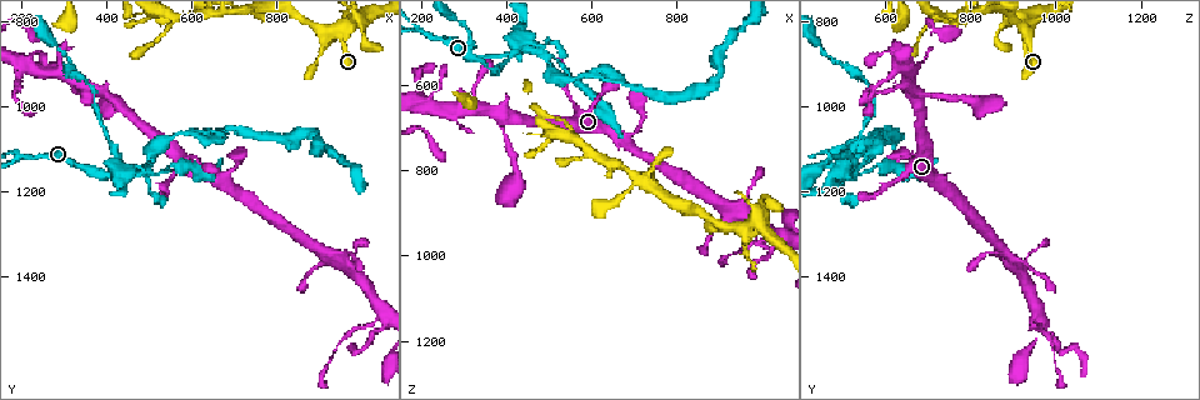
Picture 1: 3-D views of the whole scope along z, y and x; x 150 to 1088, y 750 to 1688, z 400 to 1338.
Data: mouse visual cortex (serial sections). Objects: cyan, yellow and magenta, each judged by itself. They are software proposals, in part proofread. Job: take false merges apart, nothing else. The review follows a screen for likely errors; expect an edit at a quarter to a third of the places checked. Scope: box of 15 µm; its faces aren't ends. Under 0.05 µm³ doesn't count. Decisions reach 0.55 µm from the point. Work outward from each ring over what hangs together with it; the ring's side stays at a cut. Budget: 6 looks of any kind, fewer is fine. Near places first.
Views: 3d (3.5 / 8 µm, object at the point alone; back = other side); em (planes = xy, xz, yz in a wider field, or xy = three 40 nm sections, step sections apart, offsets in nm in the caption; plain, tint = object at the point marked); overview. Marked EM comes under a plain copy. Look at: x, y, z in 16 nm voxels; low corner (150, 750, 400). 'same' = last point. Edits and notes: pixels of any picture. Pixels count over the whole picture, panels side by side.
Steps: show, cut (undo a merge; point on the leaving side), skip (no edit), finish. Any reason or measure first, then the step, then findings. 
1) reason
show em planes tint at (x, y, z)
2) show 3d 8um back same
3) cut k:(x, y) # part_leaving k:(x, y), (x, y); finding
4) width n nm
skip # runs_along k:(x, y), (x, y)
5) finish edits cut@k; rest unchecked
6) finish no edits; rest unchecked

four or more arms meet
show 3d 3.5um at (945, 825, 935)

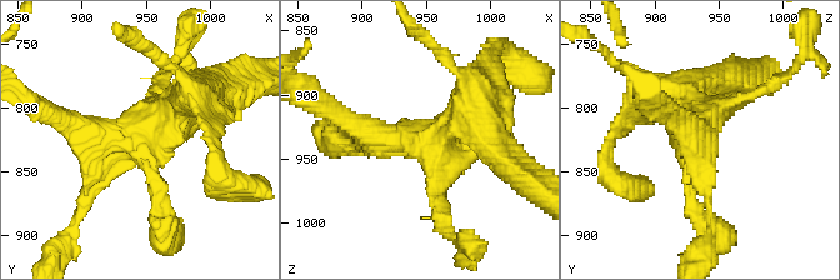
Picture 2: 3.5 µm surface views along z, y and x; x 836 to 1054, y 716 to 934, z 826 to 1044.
need the tissue
show em xy step 2 tint at (942, 830, 936)

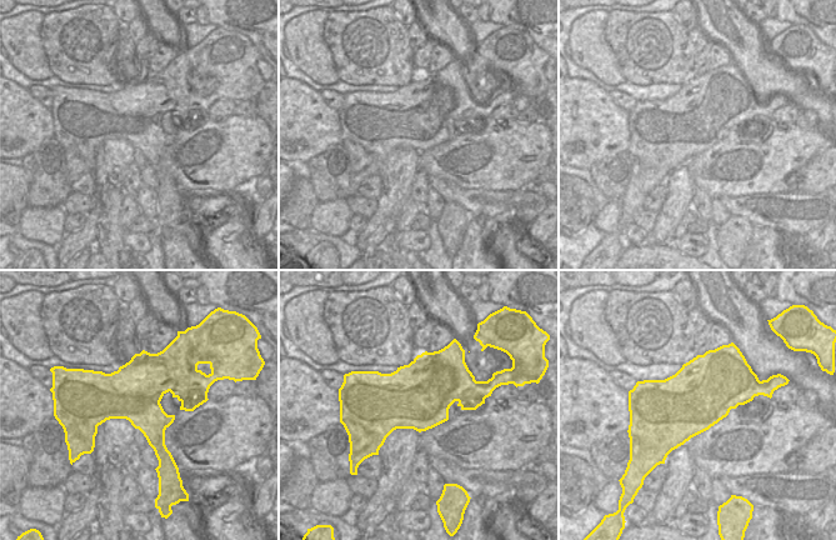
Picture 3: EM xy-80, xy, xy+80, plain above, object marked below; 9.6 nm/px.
width 650 nm
skip # runs_along 2:(160, 218), (138, 149), (61, 119); one cell here

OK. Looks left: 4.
abrupt turn
show 3d 3.5um at (435, 1170, 510)

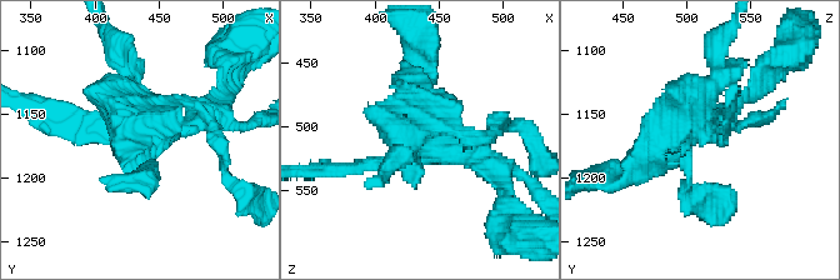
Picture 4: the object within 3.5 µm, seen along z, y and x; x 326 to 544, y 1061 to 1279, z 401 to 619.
show em xy step 3 tint at (436, 1162, 516)

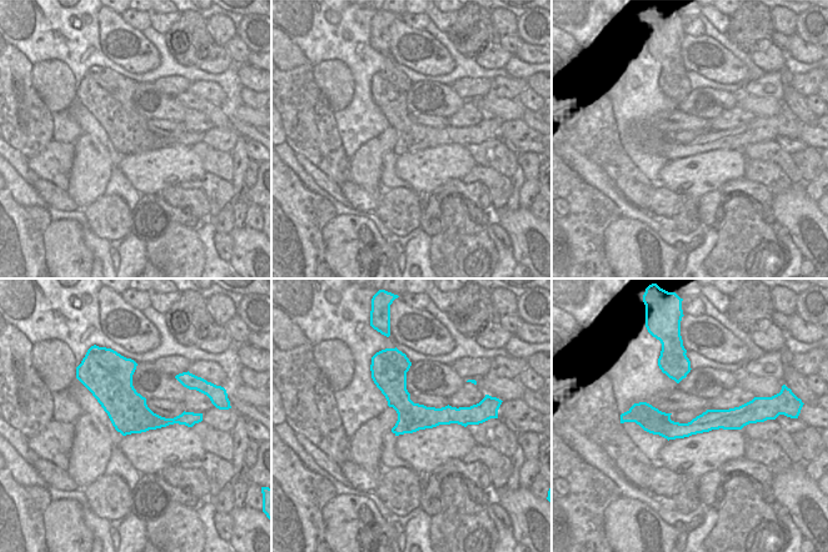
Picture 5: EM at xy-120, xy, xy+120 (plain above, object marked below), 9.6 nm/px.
cut 4:(164, 145) # part_leaving 4:(134, 119), (119, 49), (106, 34); a second cell is stuck on

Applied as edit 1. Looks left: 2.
three arms meet
show 3d 3.5um at (1040, 1495, 950)

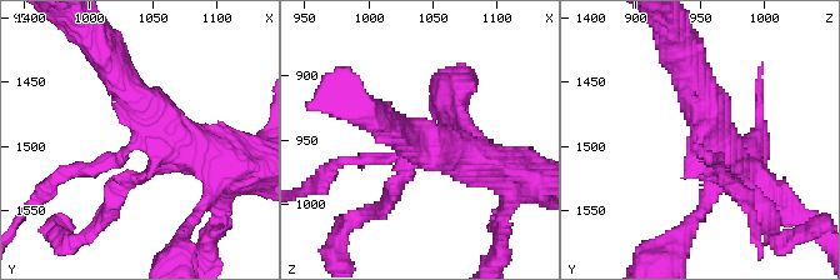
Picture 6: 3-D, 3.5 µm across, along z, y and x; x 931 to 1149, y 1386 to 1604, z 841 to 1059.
arm_widths 150, 150, 400 nm
skip # runs_along 6:(111, 64), (143, 136), (78, 168); one cell here

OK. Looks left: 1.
finish edits cut@4; rest unchecked

